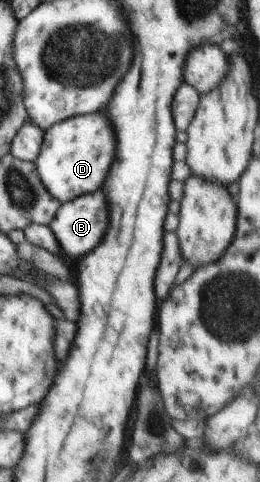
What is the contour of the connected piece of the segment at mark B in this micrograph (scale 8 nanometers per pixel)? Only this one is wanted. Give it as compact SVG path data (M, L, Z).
M97 190L93 194L85 194L81 198L63 203L58 212L55 213L55 218L52 218L49 226L57 236L65 254L71 256L71 258L79 258L79 256L85 256L87 252L91 252L101 242L101 238L107 230L107 224L109 224L107 200L105 200L103 190Z

